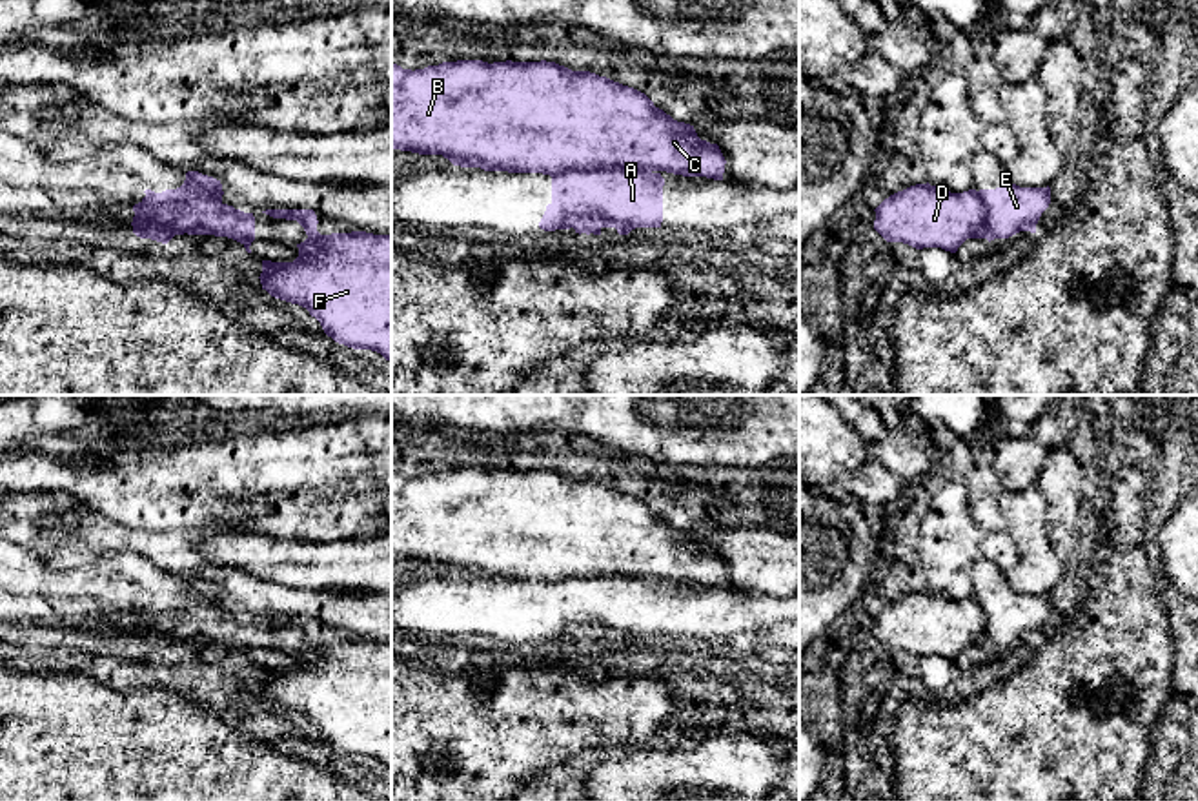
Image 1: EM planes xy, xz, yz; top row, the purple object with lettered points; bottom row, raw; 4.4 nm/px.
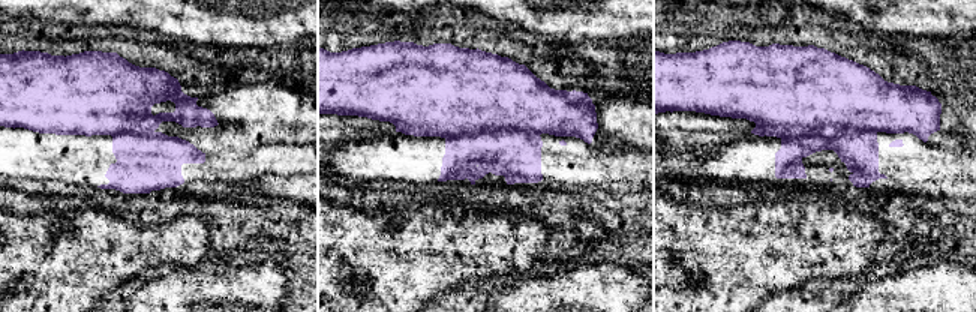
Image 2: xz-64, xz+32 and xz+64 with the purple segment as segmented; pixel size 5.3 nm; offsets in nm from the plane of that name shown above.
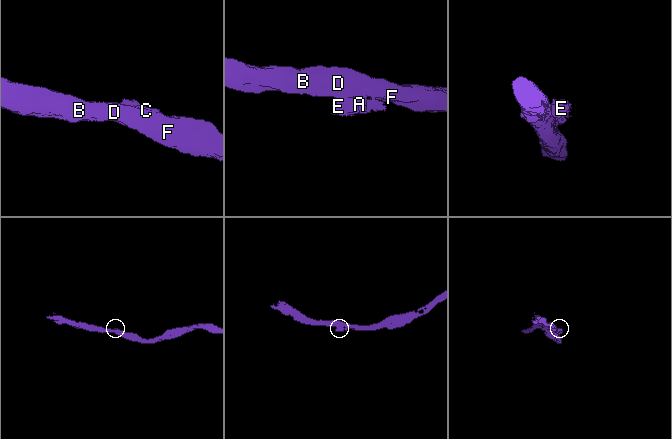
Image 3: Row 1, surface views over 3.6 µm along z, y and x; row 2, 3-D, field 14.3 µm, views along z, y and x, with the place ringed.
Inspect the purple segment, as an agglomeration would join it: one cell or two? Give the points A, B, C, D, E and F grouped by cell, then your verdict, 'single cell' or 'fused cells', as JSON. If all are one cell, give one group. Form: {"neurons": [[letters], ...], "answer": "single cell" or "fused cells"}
{"neurons": [["A", "E"], ["B", "C", "D", "F"]], "answer": "fused cells"}

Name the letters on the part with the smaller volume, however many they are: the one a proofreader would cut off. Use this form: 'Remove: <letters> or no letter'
Remove: A, E

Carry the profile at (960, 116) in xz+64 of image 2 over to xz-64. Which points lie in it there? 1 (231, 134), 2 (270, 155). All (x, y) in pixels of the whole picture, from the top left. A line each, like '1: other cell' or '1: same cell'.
1: same cell
2: other cell

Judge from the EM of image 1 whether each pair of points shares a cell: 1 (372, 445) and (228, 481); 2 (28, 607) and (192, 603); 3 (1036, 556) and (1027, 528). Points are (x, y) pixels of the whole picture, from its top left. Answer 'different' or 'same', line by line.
1: same
2: same
3: same

